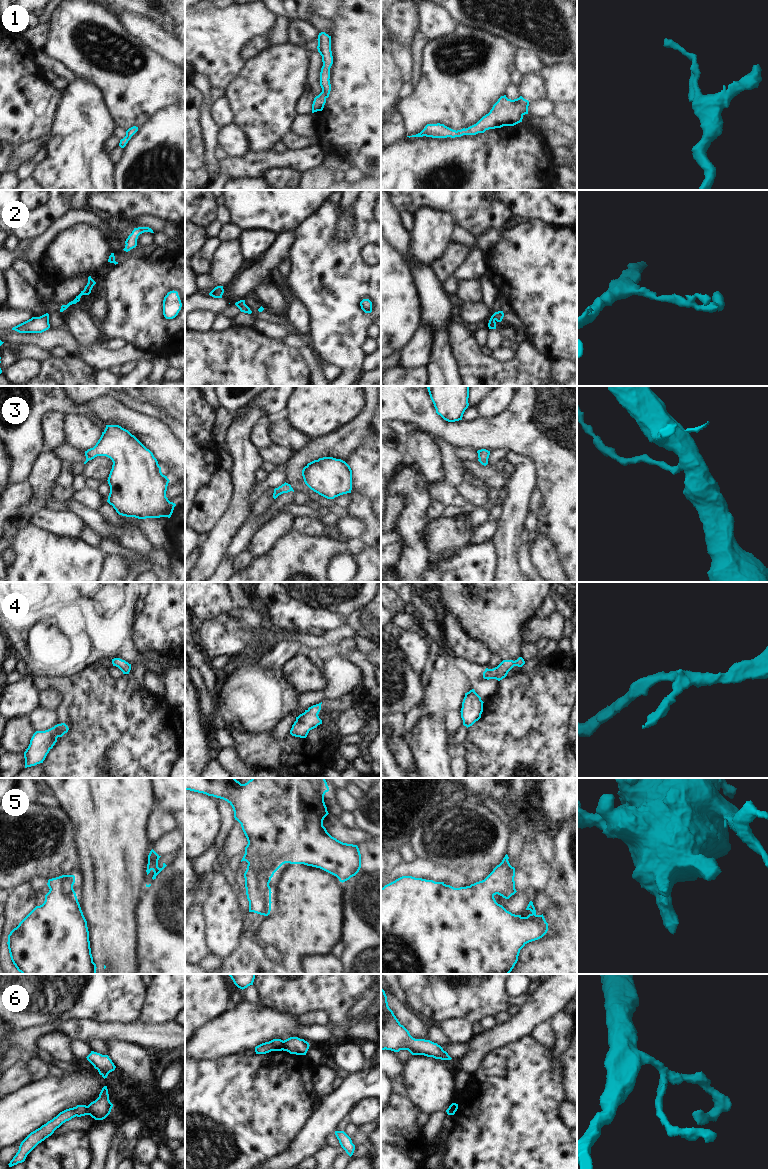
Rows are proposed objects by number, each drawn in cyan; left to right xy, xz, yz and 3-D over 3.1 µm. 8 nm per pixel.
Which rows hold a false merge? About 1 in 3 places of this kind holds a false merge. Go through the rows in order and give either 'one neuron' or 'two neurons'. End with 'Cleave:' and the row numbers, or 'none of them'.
1: one neuron
2: one neuron
3: one neuron
4: one neuron
5: one neuron
6: two neurons
Cleave: 6

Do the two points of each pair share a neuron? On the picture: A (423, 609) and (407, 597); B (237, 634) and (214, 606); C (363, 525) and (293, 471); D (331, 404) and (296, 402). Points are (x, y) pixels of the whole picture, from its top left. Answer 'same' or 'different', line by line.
A: same
B: different
C: different
D: same

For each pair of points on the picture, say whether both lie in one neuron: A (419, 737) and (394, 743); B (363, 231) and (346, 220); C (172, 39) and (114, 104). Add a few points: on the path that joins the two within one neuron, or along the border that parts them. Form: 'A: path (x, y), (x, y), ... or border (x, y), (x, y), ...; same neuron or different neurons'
A: border (408, 742), (415, 765); different neurons
B: border (354, 202), (349, 208), (353, 233), (340, 240); different neurons
C: border (138, 41), (174, 65); different neurons

